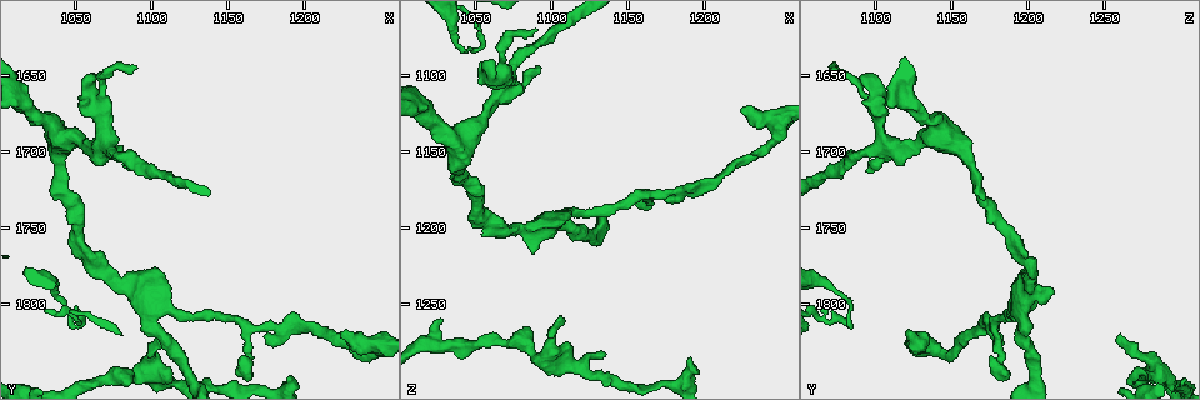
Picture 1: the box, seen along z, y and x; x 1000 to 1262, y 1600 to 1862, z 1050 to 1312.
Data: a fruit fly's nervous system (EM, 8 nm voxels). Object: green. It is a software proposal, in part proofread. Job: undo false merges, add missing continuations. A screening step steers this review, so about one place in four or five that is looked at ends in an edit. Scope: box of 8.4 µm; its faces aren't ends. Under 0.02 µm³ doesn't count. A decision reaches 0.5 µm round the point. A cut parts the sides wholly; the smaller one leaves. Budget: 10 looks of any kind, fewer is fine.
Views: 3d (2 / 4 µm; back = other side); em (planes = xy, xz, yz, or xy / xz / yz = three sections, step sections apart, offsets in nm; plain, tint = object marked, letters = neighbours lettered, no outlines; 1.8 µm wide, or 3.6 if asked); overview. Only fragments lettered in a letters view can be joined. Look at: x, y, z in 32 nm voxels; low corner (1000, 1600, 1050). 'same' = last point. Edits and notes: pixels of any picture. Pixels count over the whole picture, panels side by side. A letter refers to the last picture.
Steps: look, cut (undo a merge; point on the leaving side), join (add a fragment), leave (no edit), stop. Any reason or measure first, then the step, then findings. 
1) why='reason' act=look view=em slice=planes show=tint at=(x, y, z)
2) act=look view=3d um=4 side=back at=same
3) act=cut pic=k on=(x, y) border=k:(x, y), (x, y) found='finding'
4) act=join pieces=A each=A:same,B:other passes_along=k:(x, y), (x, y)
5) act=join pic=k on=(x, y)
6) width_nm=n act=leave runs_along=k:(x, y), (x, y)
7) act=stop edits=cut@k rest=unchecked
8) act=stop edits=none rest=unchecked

why='branch stops here' act=look view=em slice=planes show=plain at=(1090, 1648, 1070)

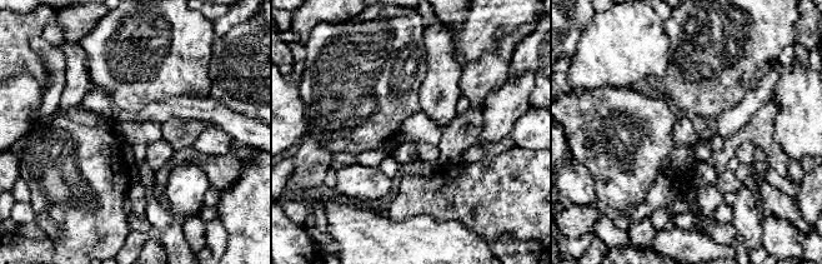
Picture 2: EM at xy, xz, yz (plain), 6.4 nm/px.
act=look view=em slice=planes show=letters at=same

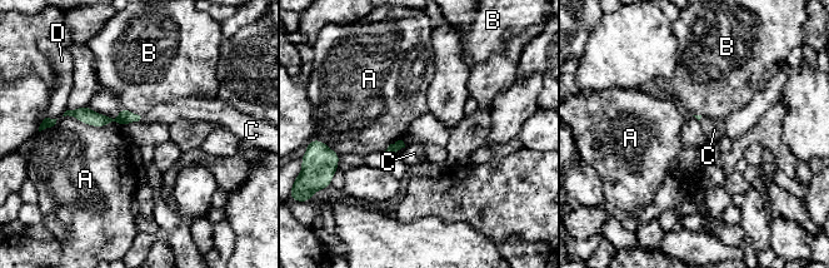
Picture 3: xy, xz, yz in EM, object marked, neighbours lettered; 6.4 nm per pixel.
act=leave each=A:other,B:other,C:other,D:other border=3:(141, 117), (138, 120) found='none of them fits'

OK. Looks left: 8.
why='sharp bend' act=look view=3d um=2 at=(1034, 1790, 1074)

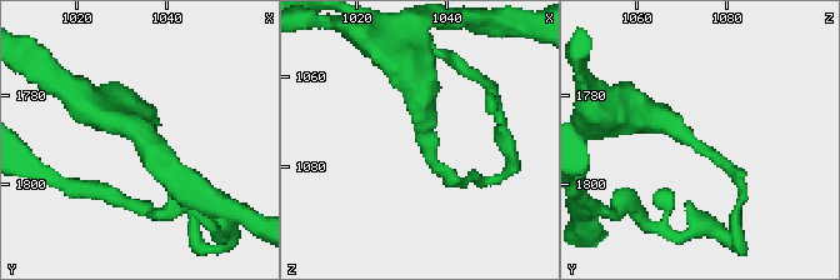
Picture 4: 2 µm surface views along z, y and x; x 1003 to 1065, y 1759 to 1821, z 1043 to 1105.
act=look view=em slice=planes show=letters at=(1035, 1791, 1075)

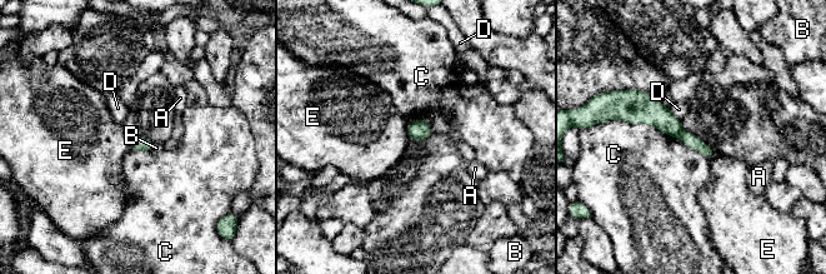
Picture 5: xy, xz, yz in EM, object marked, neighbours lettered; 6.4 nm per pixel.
act=cut pic=5 on=(689, 139) each=A:other,B:other,C:other,D:other,E:other border=5:(681, 129), (677, 136) found='a second neuron is stuck on'

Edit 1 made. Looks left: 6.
why='an open end' act=look view=3d um=4 at=(1104, 1822, 1258)

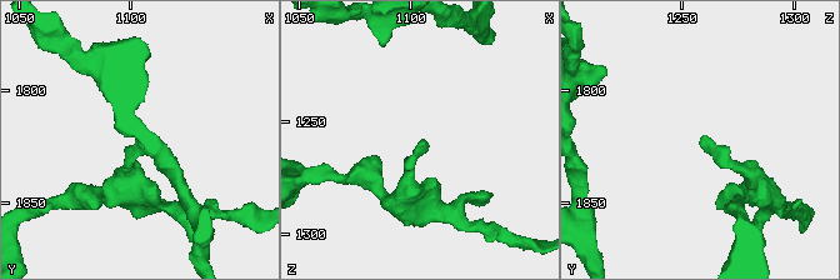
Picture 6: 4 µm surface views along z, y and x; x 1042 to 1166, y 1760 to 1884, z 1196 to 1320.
why='now the EM' act=look view=em slice=planes show=letters at=(1105, 1823, 1258)

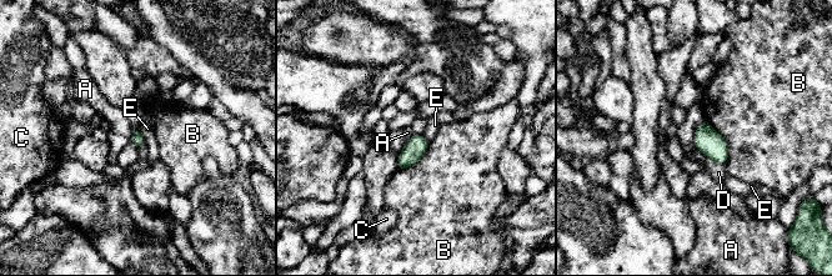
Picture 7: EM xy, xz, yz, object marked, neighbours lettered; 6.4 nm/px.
longest_contact=B:340nm act=leave each=A:other,B:other,C:other,D:other,E:other border=7:(131, 129), (130, 142), (136, 149) found='no lettered fragment goes on from it'

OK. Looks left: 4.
why='free end' act=look view=3d um=4 at=(1186, 1848, 1288)

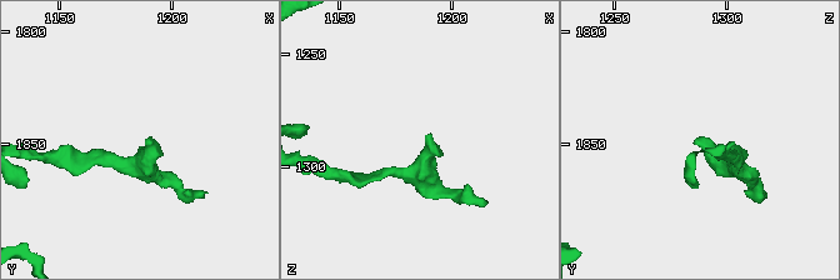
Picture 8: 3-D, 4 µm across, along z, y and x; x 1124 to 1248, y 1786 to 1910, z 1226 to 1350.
act=look view=em slice=planes show=letters at=(1188, 1849, 1286)

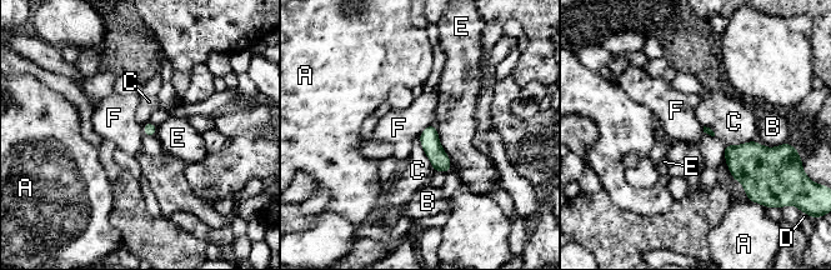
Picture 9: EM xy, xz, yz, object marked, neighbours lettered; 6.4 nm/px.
act=leave each=A:other,B:other,C:other,D:other,E:other,F:other border=9:(434, 123), (427, 125), (417, 138) found='none of them fits'

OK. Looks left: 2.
act=stop edits=cut@5 rest=unchecked

